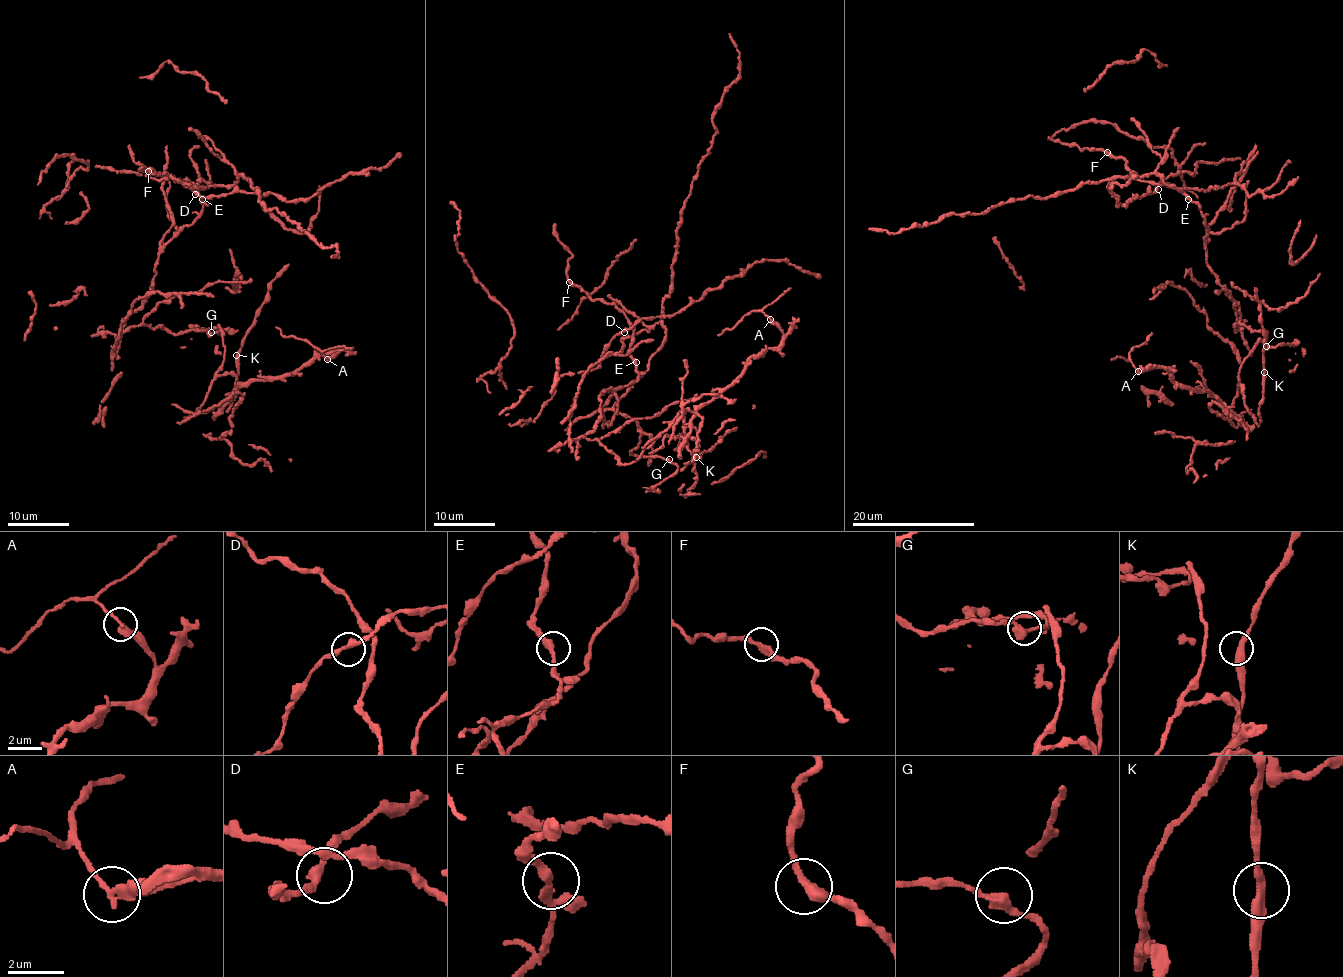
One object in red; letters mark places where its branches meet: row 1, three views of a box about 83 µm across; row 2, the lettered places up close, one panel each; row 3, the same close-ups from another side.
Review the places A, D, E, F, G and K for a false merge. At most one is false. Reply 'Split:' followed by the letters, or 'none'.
Split: A

